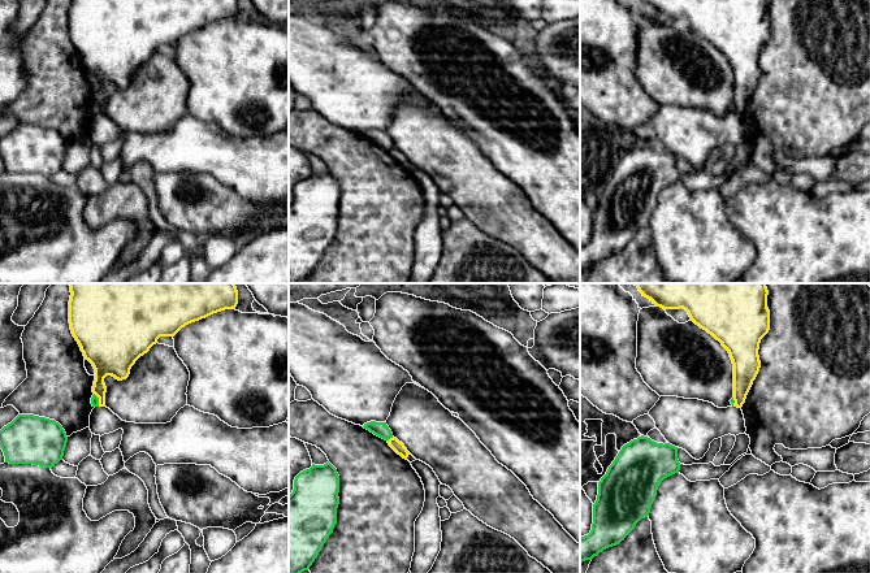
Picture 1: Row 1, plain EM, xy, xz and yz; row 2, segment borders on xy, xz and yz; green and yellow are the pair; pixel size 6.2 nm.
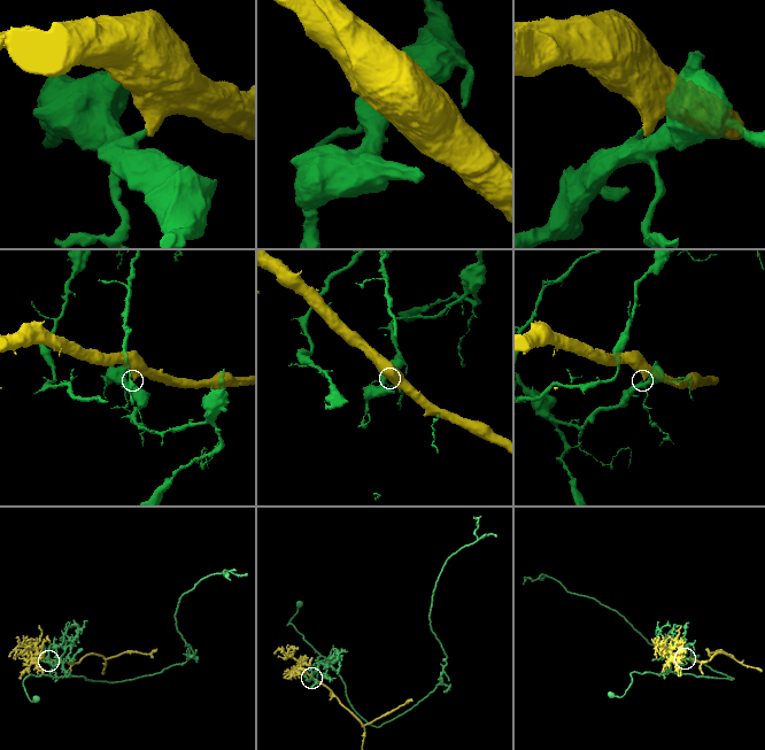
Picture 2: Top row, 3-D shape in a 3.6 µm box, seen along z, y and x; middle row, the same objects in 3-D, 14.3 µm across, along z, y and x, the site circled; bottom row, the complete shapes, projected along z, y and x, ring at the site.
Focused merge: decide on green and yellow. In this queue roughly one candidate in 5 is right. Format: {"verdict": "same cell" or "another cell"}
{"verdict": "another cell"}

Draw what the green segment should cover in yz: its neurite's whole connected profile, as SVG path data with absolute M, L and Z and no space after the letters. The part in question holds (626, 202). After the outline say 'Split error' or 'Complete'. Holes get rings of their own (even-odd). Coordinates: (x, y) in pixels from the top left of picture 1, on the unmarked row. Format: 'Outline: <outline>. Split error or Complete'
Outline: M639 146L624 153L598 191L598 204L593 213L593 233L588 244L580 246L580 272L592 269L603 259L619 253L635 238L636 233L649 225L661 191L680 179L678 156L670 152L657 152L648 146Z. Complete

